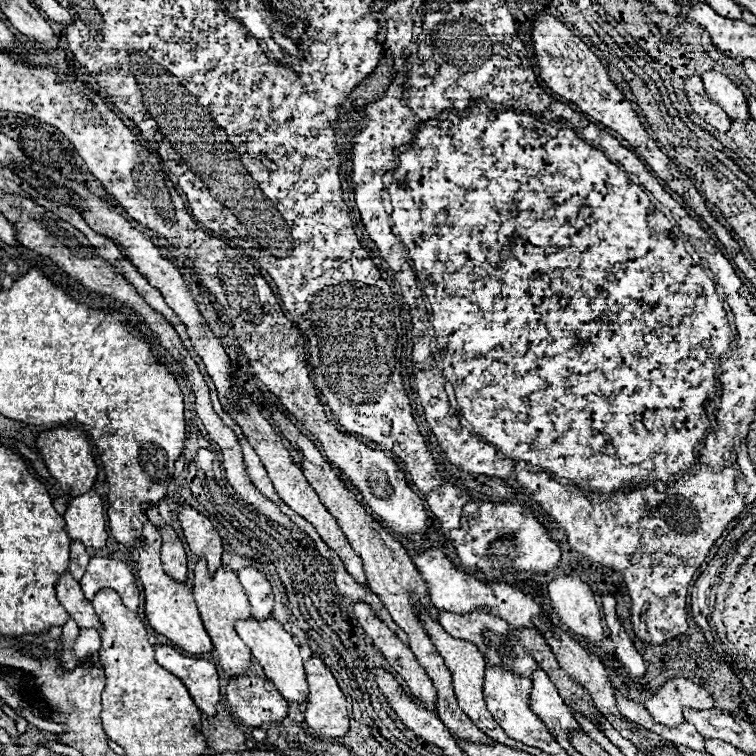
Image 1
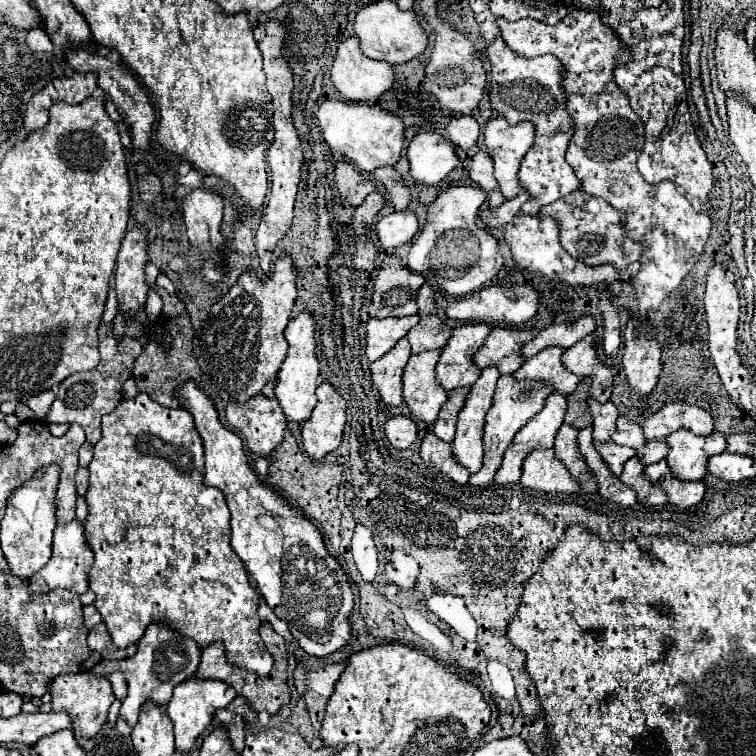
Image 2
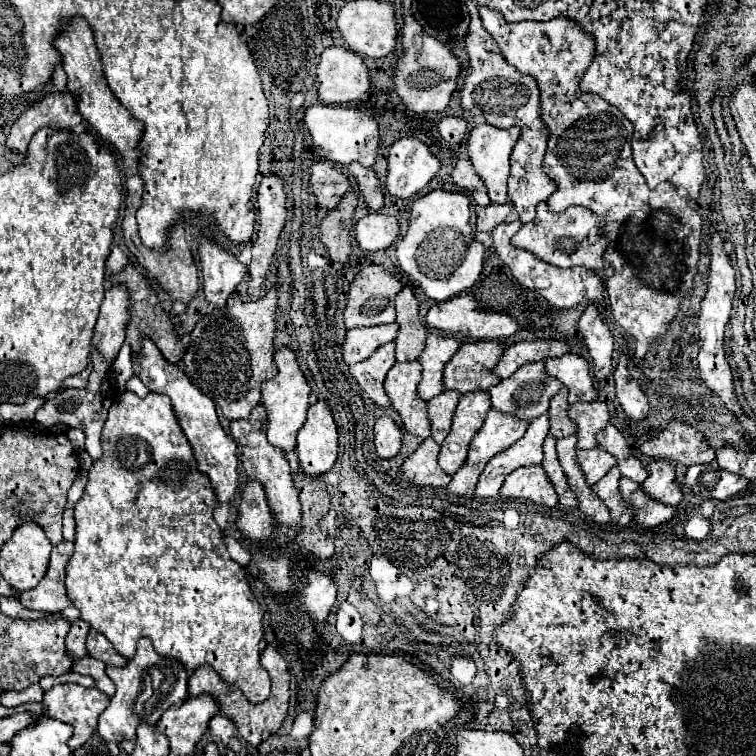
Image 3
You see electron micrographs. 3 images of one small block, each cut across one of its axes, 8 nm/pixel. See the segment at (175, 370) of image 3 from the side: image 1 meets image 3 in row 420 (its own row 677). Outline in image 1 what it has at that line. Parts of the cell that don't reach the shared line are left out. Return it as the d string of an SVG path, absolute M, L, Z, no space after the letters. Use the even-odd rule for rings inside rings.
M162 644L156 646L156 660L182 680L182 684L194 698L196 706L204 714L216 714L216 704L220 702L220 682L216 666L212 662L202 658L188 658L180 654L176 648Z

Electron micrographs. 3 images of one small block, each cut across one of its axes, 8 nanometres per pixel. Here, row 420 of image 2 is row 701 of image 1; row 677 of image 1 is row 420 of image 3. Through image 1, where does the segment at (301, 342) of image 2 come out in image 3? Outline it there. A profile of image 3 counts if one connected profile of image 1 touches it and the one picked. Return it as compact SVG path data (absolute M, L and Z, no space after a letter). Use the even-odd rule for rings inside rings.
M288 348L276 350L274 364L278 368L278 374L272 380L262 384L262 404L264 404L266 416L268 416L266 434L268 434L268 442L272 446L280 448L282 452L288 452L288 450L294 450L296 432L306 420L310 388L308 388L308 382L306 382L302 370L298 368L298 362L296 362L296 356L292 350L288 350Z

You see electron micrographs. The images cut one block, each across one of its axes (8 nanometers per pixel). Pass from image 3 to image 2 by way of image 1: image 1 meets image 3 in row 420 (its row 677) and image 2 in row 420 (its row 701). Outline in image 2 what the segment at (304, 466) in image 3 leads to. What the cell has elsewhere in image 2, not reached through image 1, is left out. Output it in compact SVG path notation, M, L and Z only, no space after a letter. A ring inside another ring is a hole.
M320 384L316 388L316 396L318 404L310 420L302 424L302 444L304 452L312 460L322 460L342 442L342 430L346 424L346 402L330 384Z

